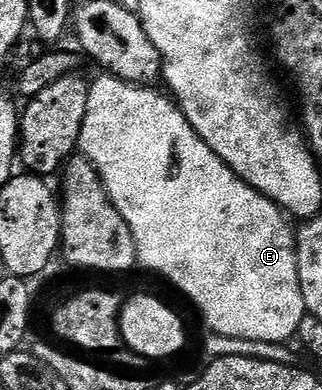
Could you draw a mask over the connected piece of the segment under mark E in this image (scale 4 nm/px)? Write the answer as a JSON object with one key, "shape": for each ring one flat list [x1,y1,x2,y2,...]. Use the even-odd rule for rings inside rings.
{"shape":[[100,76,88,87,86,120,80,133,79,153,90,159,100,173,106,192,122,212,134,236,136,251,144,253,152,266,168,266,168,274,192,274,194,280,211,284,213,291,224,290,222,335,204,347,209,357,246,355,287,366,303,365,301,356,284,342,296,338,298,324,305,316,304,301,298,280,296,235,288,227,289,219,243,180,217,156,194,132,179,106,167,93,159,94,151,85,124,82,120,78],[228,222,276,222,276,226,232,226,224,242,224,266,212,273,212,230,224,230]]}

